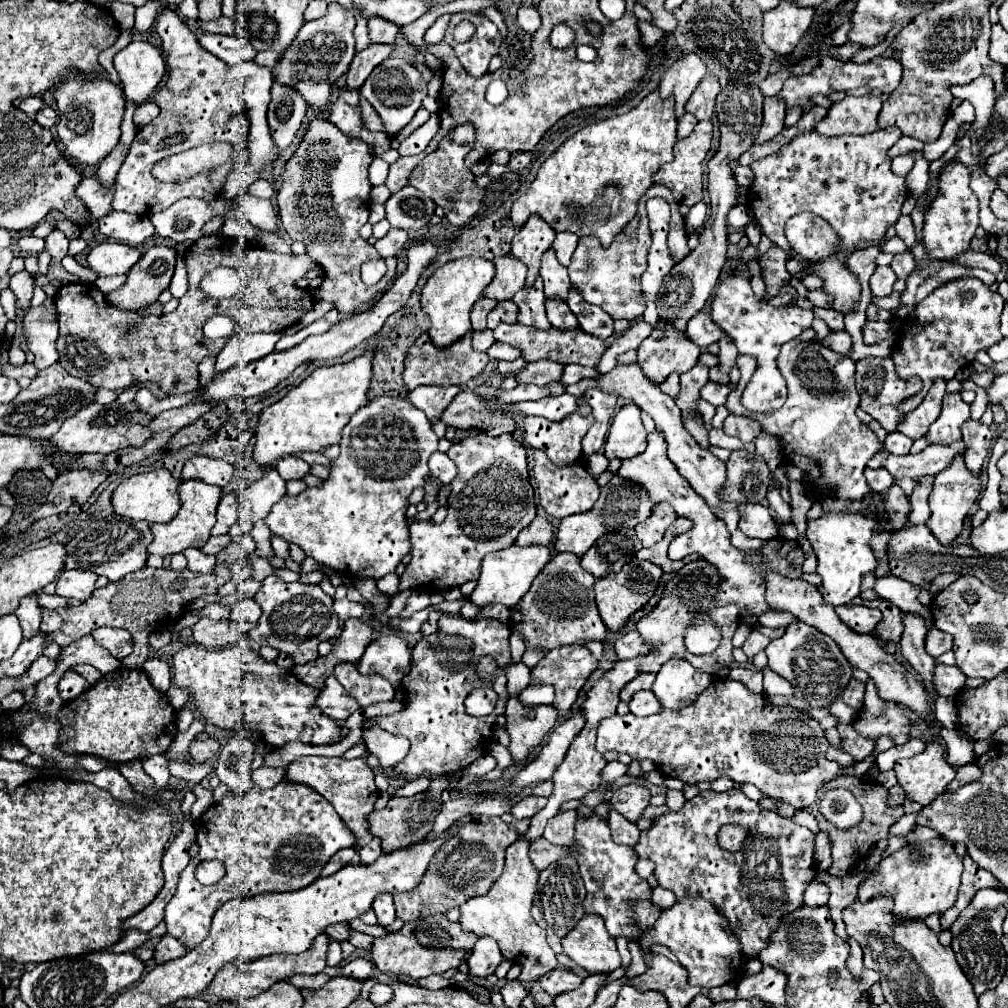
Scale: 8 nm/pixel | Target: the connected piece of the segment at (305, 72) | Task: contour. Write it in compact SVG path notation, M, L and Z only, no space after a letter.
M331 4L323 18L307 22L297 40L293 40L293 48L285 52L285 56L277 62L273 74L283 84L297 88L307 100L307 104L317 112L323 114L323 106L331 100L331 84L349 68L355 56L355 38L353 38L355 18L351 12L343 10L339 4Z

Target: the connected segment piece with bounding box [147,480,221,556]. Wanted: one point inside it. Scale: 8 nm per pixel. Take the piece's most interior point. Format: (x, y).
(191, 527)

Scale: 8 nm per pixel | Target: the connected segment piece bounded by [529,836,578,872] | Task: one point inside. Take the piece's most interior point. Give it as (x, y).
(543, 853)

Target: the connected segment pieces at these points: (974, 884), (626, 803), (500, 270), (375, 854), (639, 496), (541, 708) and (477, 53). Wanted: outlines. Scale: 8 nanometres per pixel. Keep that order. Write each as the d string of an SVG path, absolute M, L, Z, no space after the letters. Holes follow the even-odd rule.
M967 854L963 856L963 874L961 874L961 886L959 886L959 898L957 902L941 916L941 928L949 930L955 918L961 914L961 910L969 904L969 900L975 896L981 888L1003 888L1001 882L989 872L979 868Z
M625 784L617 790L613 790L611 804L615 806L617 812L625 814L627 820L637 822L641 818L641 812L649 804L651 792L643 784Z
M513 254L497 256L493 260L493 264L495 264L497 272L495 272L493 282L485 288L483 296L495 298L495 300L513 298L513 294L525 286L525 274L527 274L525 264L519 258L515 258Z
M375 836L367 846L359 848L361 864L371 864L371 862L375 862L381 854L383 854L383 850L381 850L381 840L377 840L377 836Z
M613 476L613 480L601 488L601 496L589 512L565 516L561 520L553 546L557 552L573 552L577 556L583 556L593 546L593 542L605 532L613 532L617 528L633 528L639 522L643 522L649 514L651 514L651 504L647 492L643 488L637 488L637 484L629 484L629 480Z
M511 696L507 700L505 718L507 718L505 728L511 736L509 750L513 754L513 760L523 760L529 756L531 748L541 744L545 734L557 724L559 712L553 704L525 706L519 700L519 696Z
M459 12L459 14L453 14L453 18L451 18L449 30L445 34L445 42L455 50L457 58L461 60L467 74L473 78L481 78L487 74L491 56L499 50L501 34L499 34L499 28L491 20L487 20L475 12ZM463 20L473 22L477 26L477 32L467 42L455 42L453 30Z

